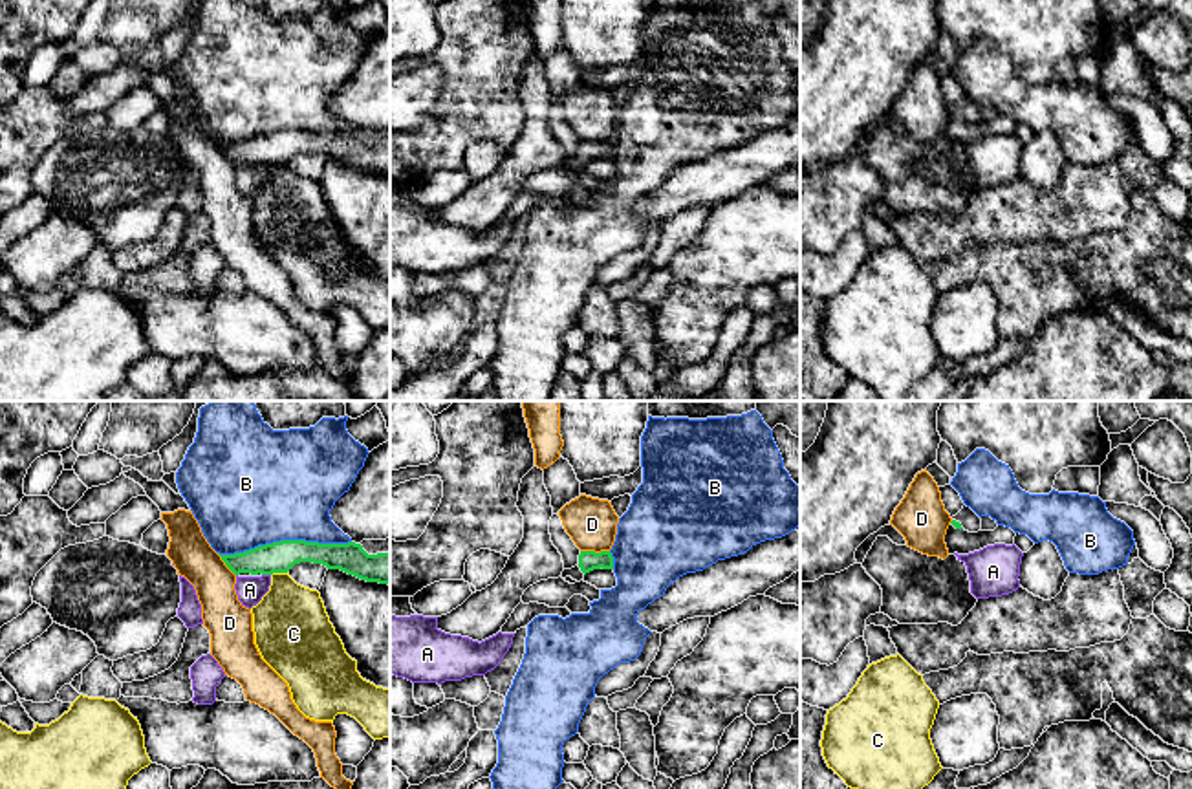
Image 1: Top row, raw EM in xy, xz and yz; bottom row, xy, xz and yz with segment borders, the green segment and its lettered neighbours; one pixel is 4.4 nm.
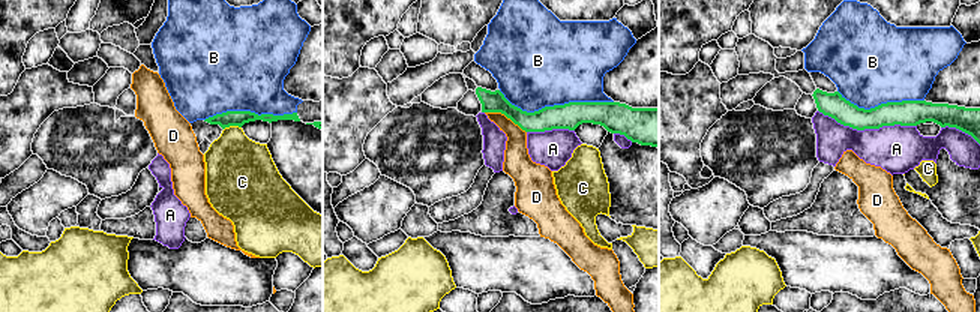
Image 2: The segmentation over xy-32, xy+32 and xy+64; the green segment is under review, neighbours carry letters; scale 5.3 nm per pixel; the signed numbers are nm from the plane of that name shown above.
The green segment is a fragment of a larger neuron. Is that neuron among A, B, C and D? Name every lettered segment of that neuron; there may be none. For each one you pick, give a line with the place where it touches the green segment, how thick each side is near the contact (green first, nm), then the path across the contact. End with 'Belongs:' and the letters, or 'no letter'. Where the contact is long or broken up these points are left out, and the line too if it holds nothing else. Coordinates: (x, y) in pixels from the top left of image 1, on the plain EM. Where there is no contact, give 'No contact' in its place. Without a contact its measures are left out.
Belongs: no letter

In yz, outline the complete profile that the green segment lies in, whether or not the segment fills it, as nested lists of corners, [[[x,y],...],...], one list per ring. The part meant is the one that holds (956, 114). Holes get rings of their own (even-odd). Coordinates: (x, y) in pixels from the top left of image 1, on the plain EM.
[[[963,95],[963,99],[956,106],[952,106],[950,113],[956,119],[965,119],[969,123],[981,121],[981,108],[967,95]]]

